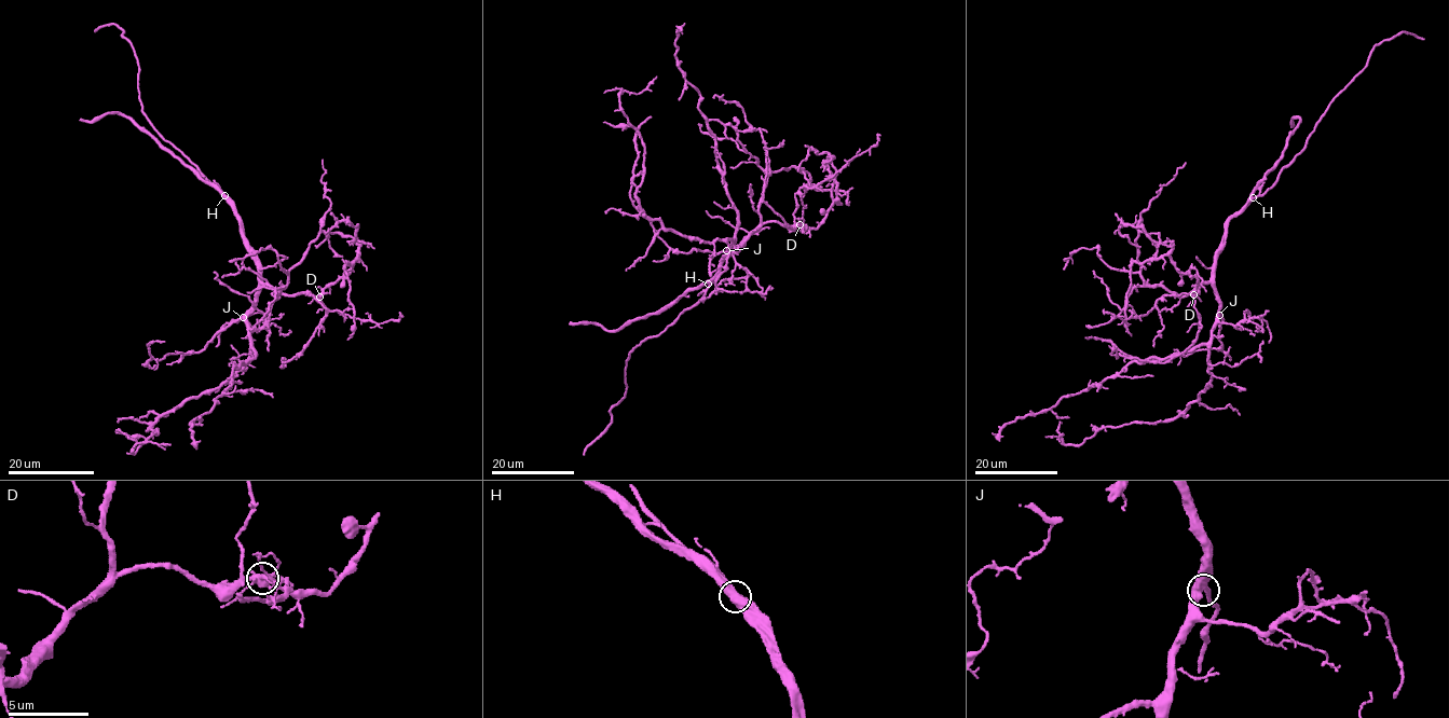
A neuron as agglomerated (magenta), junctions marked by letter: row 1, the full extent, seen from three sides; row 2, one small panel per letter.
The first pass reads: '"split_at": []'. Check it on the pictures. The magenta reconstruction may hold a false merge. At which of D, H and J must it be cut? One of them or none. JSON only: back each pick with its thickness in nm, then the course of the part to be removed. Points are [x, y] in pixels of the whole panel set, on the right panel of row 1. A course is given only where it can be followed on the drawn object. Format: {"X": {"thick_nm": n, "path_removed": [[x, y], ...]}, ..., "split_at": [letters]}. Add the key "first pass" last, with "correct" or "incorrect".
{"D": {"thick_nm": 440, "path_removed": [[1193, 293], [1198, 280], [1178, 270], [1169, 240], [1154, 242], [1142, 228], [1121, 222], [1119, 232], [1140, 247]]}, "split_at": ["D"], "first pass": "incorrect"}

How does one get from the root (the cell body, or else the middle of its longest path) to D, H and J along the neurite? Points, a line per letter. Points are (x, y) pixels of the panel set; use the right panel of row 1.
D: (1214, 275), (1190, 292), (1193, 293)
H: (1214, 275), (1214, 257), (1225, 240), (1227, 224), (1253, 197)
J: (1214, 275), (1219, 315)

